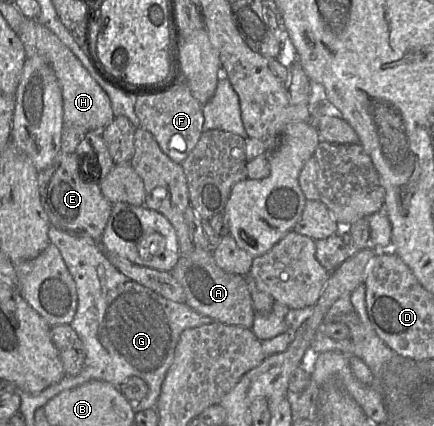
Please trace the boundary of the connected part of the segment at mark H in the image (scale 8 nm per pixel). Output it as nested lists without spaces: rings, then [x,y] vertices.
[[[25,17],[19,27],[18,35],[24,44],[27,58],[33,56],[45,58],[53,69],[62,90],[64,124],[80,125],[88,131],[93,131],[105,128],[114,120],[115,116],[107,93],[55,33],[37,19]]]

